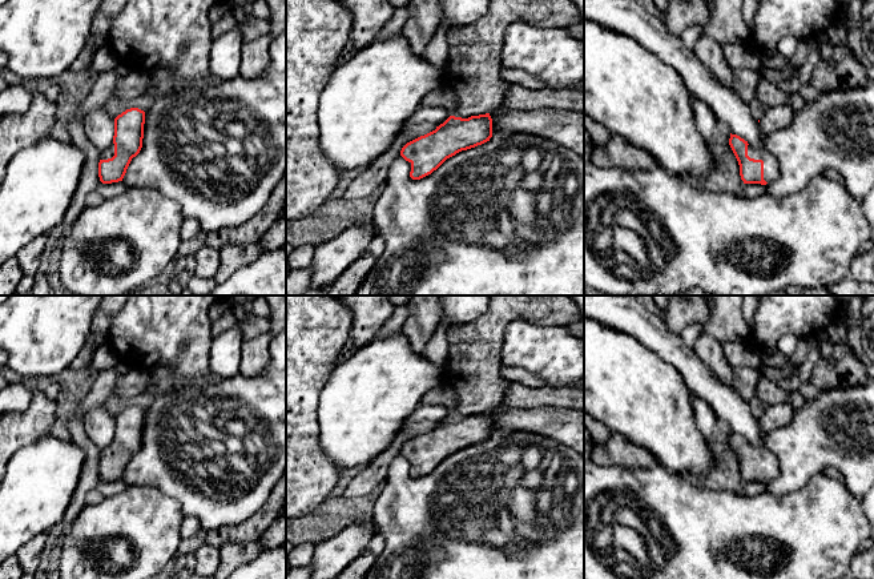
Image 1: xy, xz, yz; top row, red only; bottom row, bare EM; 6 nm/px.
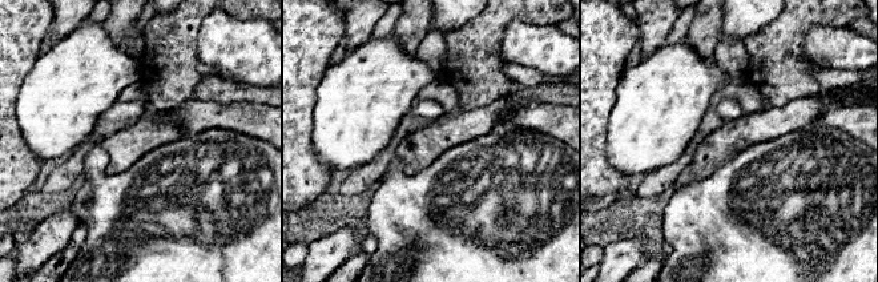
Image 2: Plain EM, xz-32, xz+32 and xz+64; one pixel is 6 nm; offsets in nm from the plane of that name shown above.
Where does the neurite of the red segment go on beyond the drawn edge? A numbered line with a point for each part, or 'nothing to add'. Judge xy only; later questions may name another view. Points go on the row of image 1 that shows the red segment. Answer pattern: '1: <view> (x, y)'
1: xy (109, 152)

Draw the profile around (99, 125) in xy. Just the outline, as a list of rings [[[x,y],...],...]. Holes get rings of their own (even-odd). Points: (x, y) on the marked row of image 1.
[[[104,106],[88,112],[78,122],[100,152],[105,150],[113,142],[114,118]]]

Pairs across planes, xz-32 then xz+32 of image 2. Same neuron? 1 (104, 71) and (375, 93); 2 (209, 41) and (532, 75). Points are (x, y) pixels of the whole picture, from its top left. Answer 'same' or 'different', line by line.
1: same
2: different

